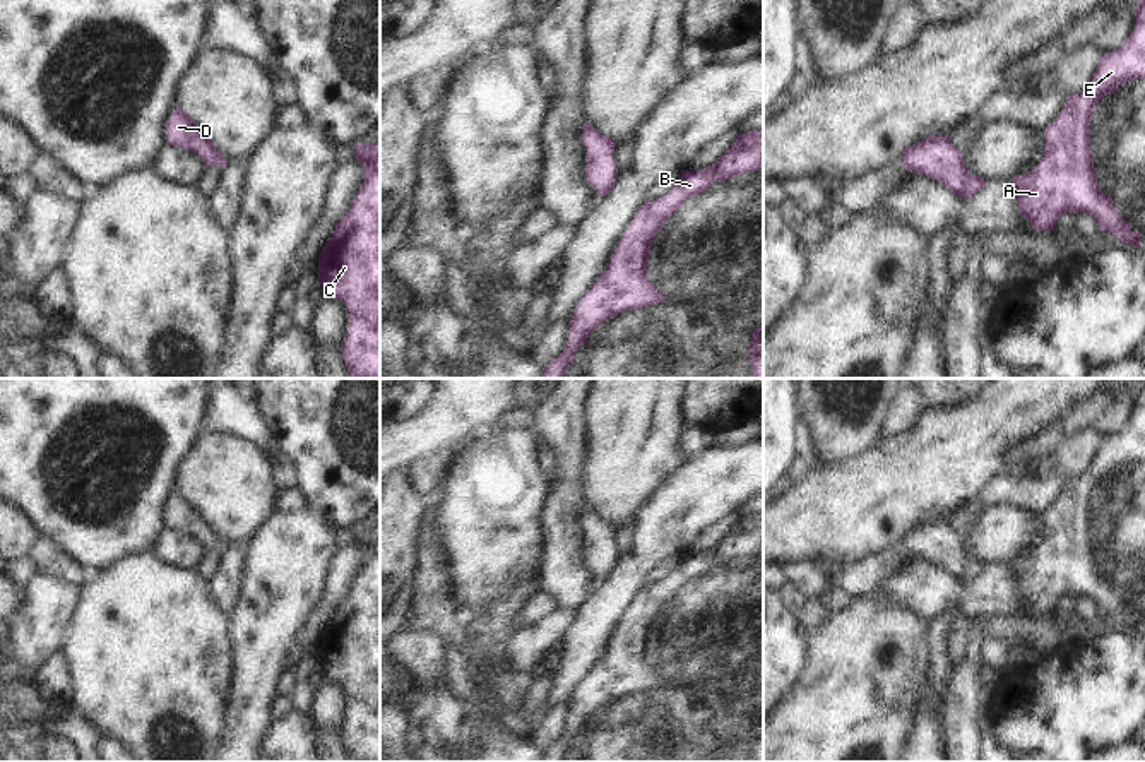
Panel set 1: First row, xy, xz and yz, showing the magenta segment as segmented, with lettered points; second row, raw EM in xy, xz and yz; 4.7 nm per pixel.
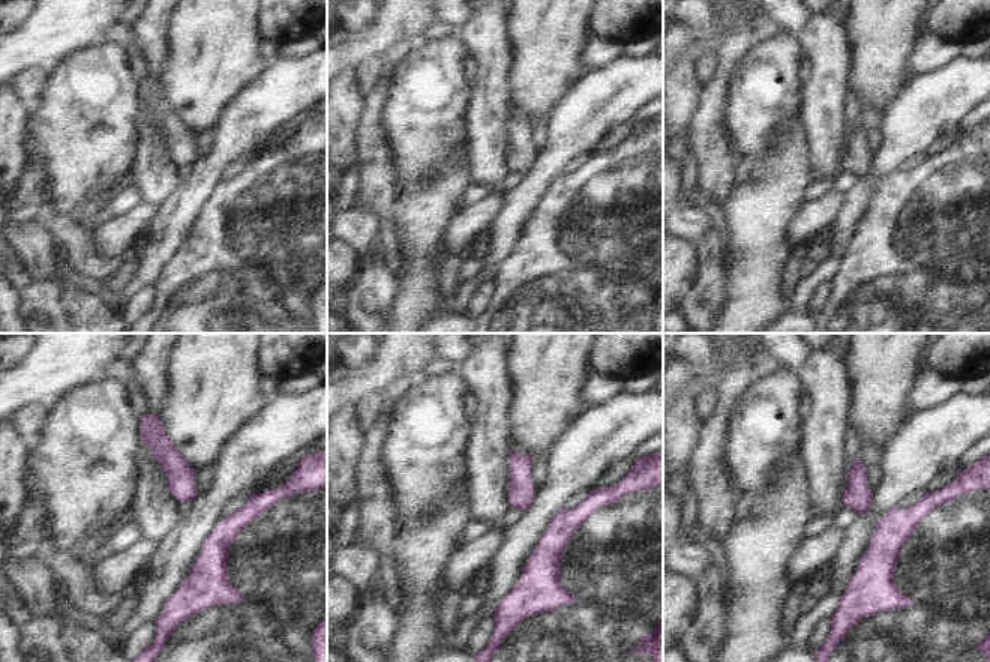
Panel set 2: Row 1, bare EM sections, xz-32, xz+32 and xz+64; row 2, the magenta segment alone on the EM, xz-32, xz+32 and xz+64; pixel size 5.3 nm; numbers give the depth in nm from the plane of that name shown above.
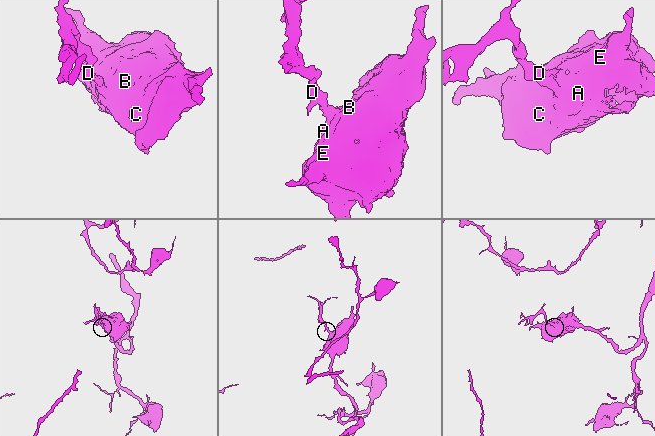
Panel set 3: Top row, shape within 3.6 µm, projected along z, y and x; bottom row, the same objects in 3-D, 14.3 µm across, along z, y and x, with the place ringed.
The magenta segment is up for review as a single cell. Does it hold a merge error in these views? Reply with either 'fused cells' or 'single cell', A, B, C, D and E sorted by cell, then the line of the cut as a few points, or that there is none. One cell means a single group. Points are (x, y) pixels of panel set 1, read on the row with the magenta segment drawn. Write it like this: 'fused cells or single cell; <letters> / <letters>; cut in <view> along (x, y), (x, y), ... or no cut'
single cell; A B C D E; no cut

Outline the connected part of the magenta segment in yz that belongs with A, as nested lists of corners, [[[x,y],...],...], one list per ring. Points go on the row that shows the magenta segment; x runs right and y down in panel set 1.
[[[1145,0],[1136,5],[1135,29],[1116,51],[1102,53],[1089,89],[1082,94],[1070,94],[1059,116],[1044,130],[1044,159],[1027,175],[1012,178],[1018,209],[1030,221],[1035,231],[1051,231],[1063,214],[1085,212],[1095,217],[1101,231],[1112,233],[1121,243],[1142,247],[1140,233],[1133,233],[1130,223],[1114,207],[1099,183],[1090,152],[1090,116],[1094,106],[1109,94],[1114,94],[1124,82],[1145,79]]]

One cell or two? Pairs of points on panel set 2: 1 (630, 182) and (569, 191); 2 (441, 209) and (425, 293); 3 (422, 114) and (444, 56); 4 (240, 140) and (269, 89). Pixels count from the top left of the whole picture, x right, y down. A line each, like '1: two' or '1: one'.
1: one
2: one
3: one
4: one

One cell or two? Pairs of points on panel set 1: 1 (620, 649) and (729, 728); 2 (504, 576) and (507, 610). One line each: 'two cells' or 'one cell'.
1: one cell
2: two cells

